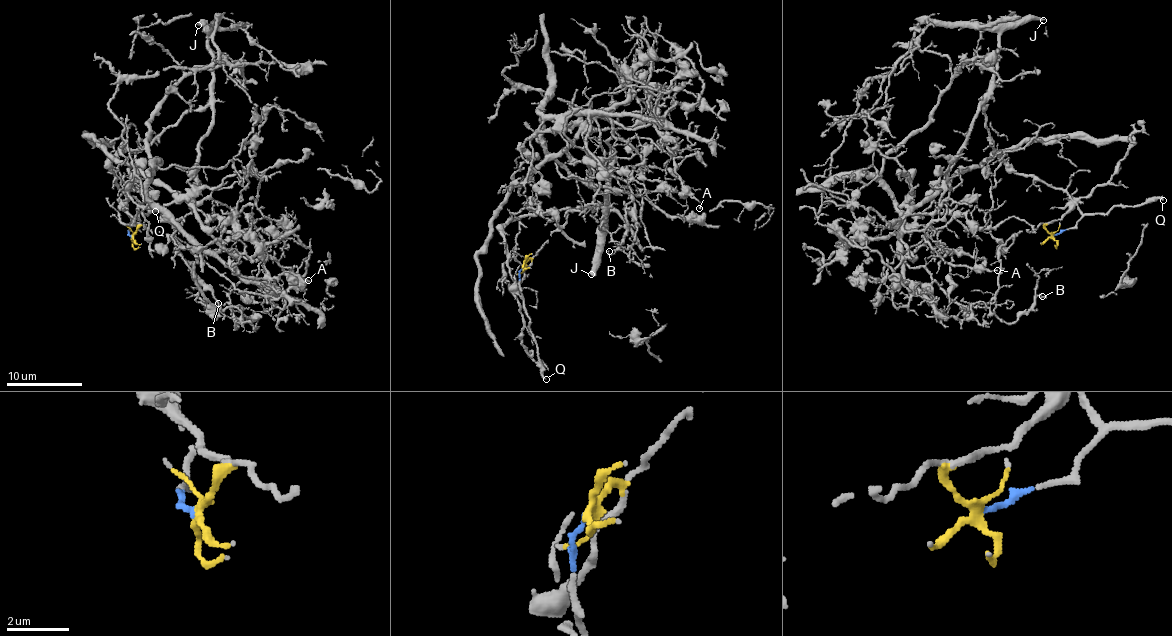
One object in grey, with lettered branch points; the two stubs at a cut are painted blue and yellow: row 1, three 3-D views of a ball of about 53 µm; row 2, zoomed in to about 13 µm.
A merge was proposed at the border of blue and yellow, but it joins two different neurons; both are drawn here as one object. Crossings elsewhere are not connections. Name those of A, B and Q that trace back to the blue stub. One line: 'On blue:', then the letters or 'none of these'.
On blue: Q

